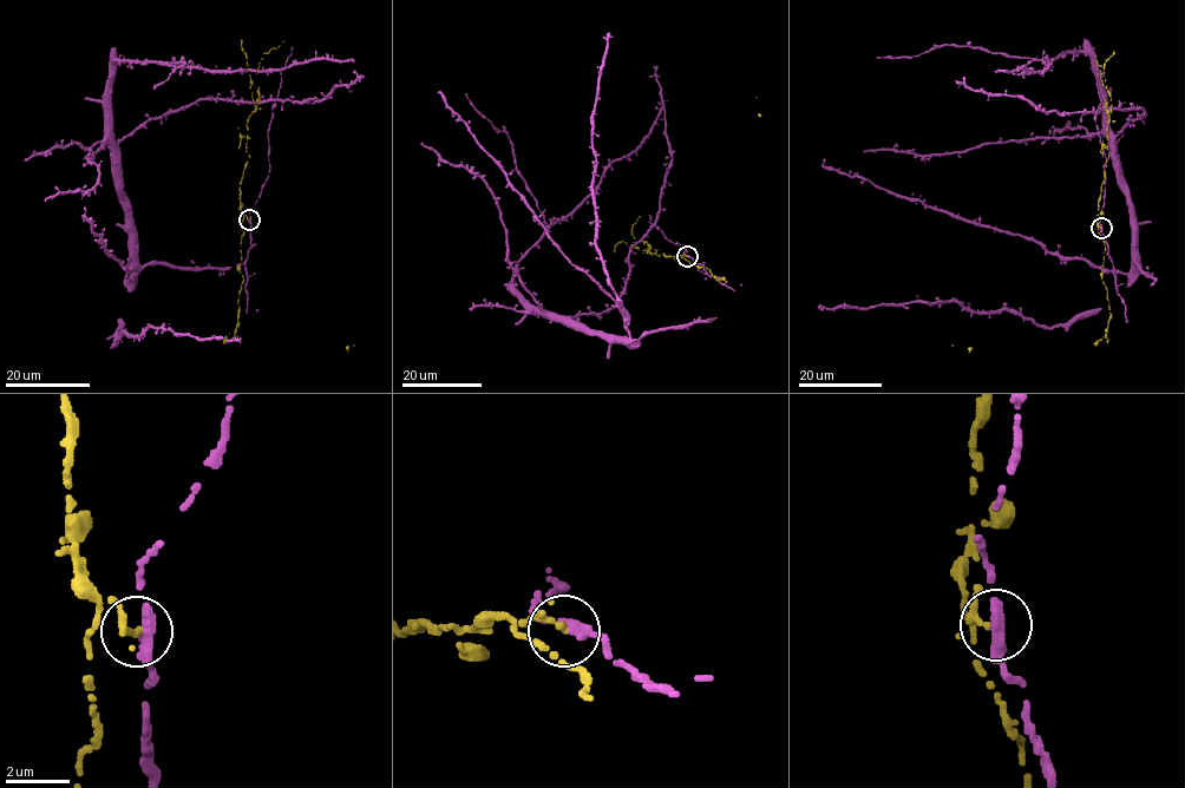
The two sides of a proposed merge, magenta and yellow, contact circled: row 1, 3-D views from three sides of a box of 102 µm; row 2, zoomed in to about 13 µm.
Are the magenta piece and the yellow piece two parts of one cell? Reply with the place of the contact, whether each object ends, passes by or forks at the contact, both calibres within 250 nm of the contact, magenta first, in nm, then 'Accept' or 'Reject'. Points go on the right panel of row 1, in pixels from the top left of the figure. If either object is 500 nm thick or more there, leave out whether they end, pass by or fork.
Place: (1101, 228). Thickness 500 nm (magenta) against 240 nm. Reject

